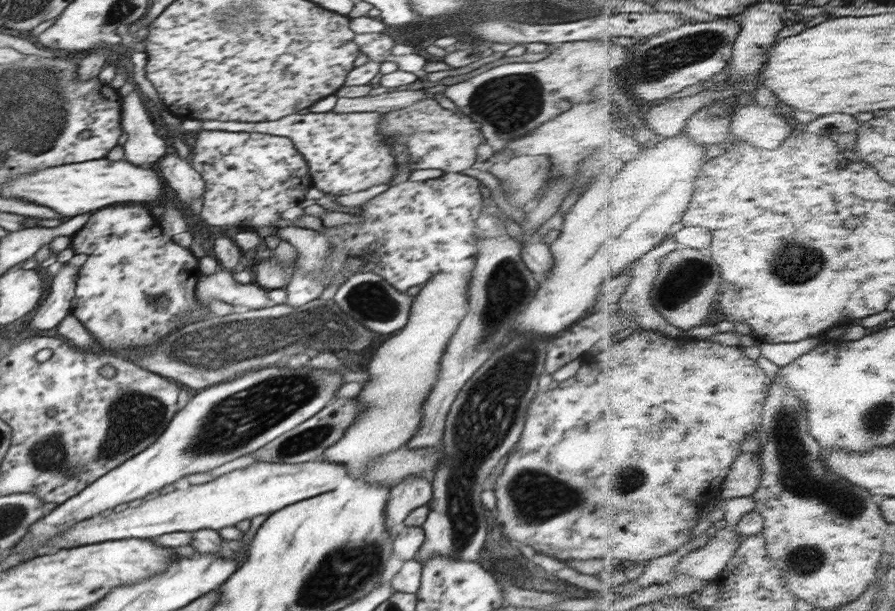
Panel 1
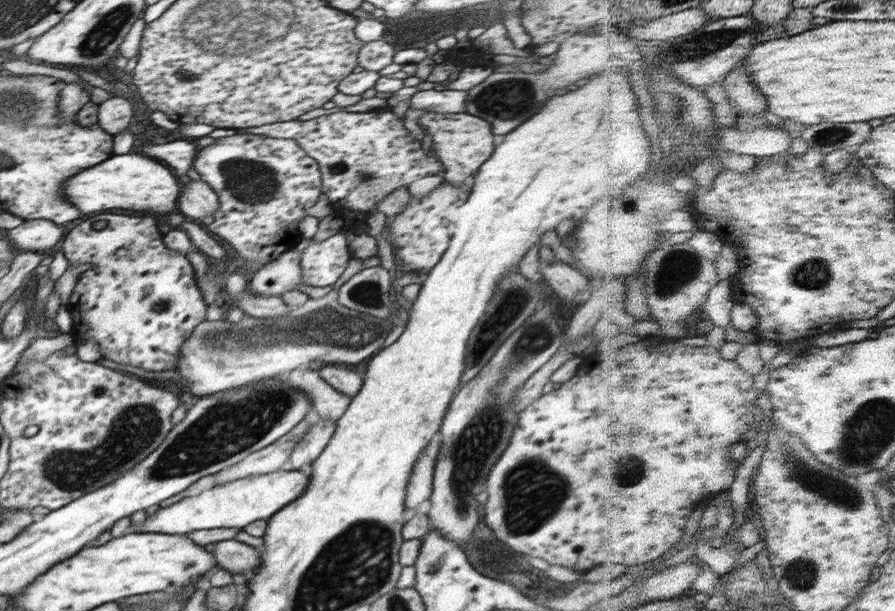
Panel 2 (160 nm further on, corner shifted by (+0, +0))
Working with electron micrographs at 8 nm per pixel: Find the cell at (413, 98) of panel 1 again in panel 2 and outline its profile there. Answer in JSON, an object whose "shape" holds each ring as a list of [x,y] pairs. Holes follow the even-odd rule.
{"shape":[[[421,90],[410,98],[409,108],[416,110],[449,111],[450,114],[466,113],[467,91],[464,90]]]}

